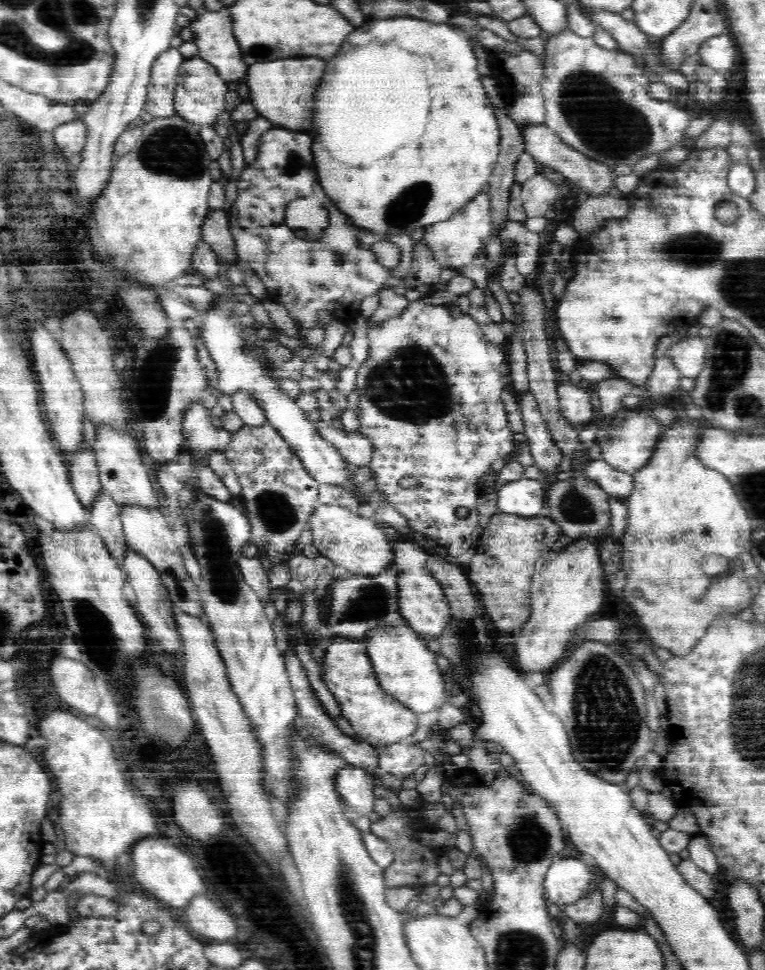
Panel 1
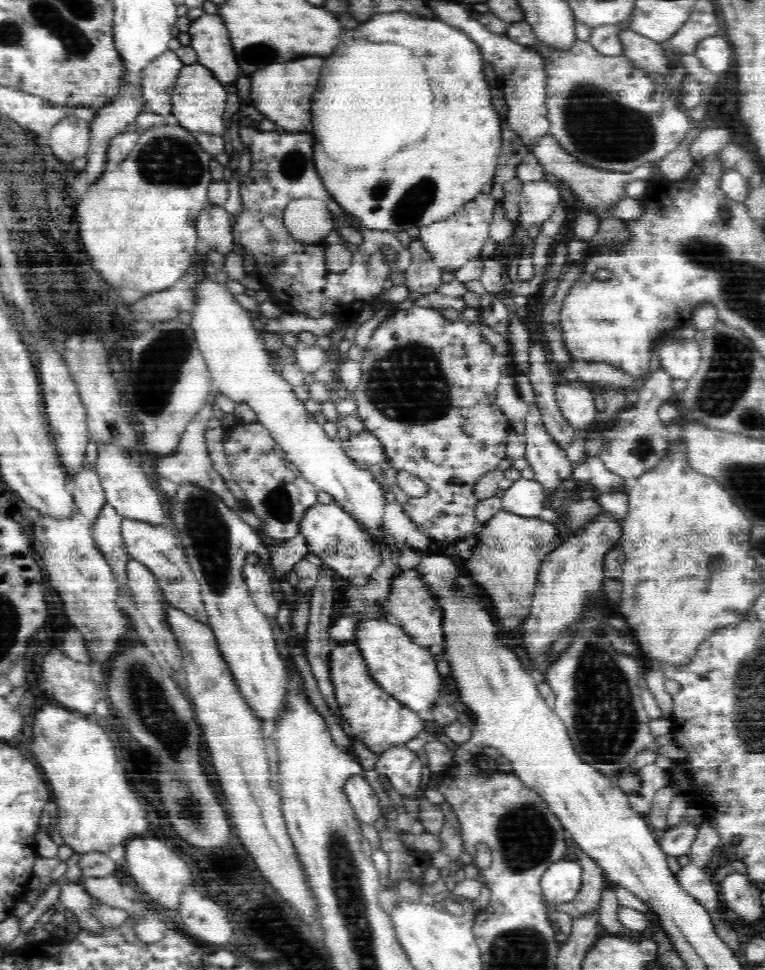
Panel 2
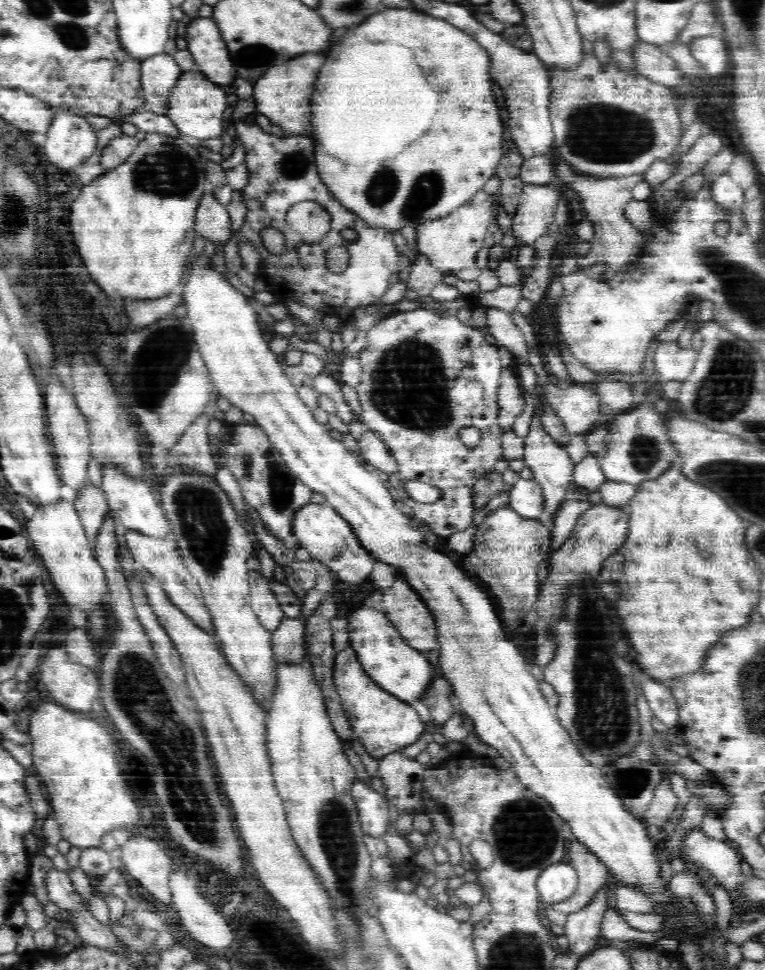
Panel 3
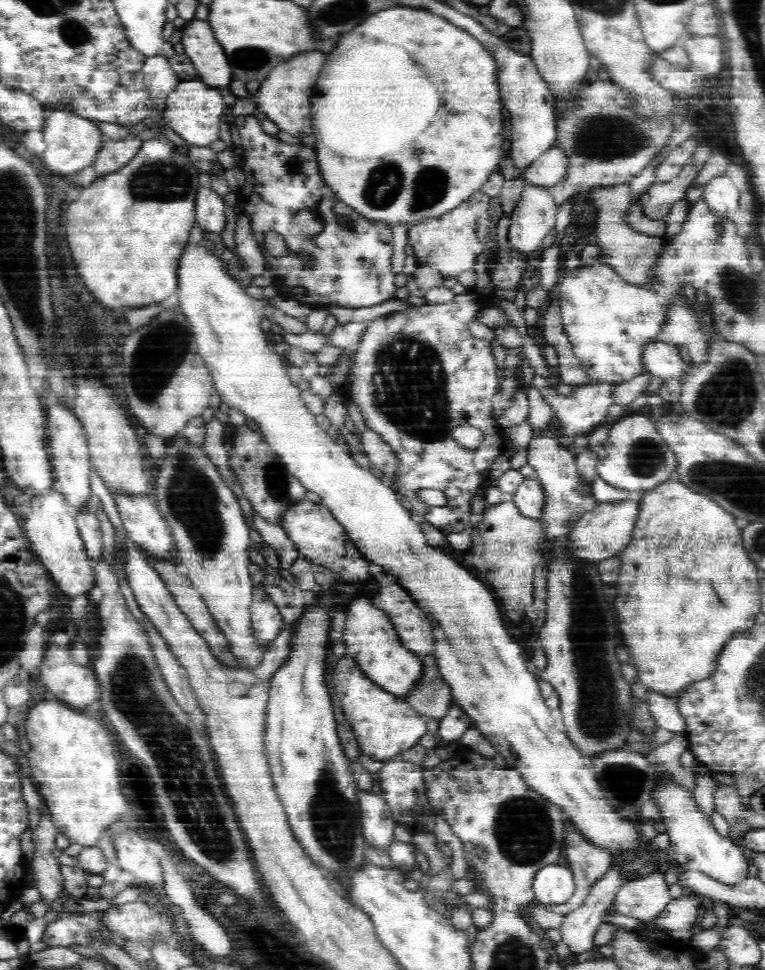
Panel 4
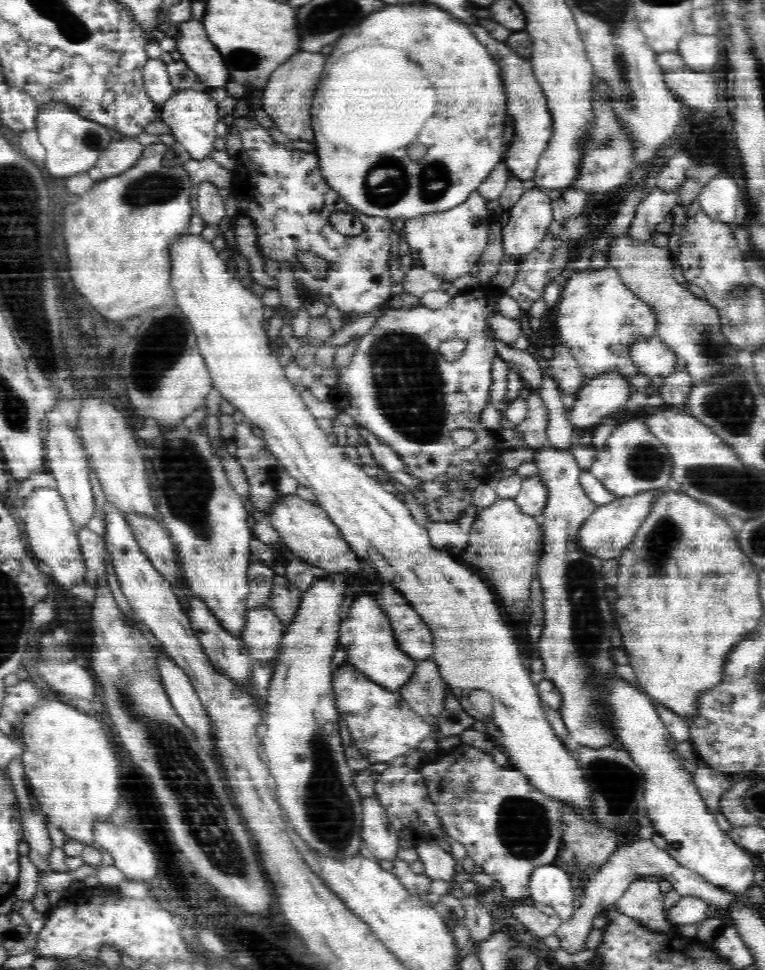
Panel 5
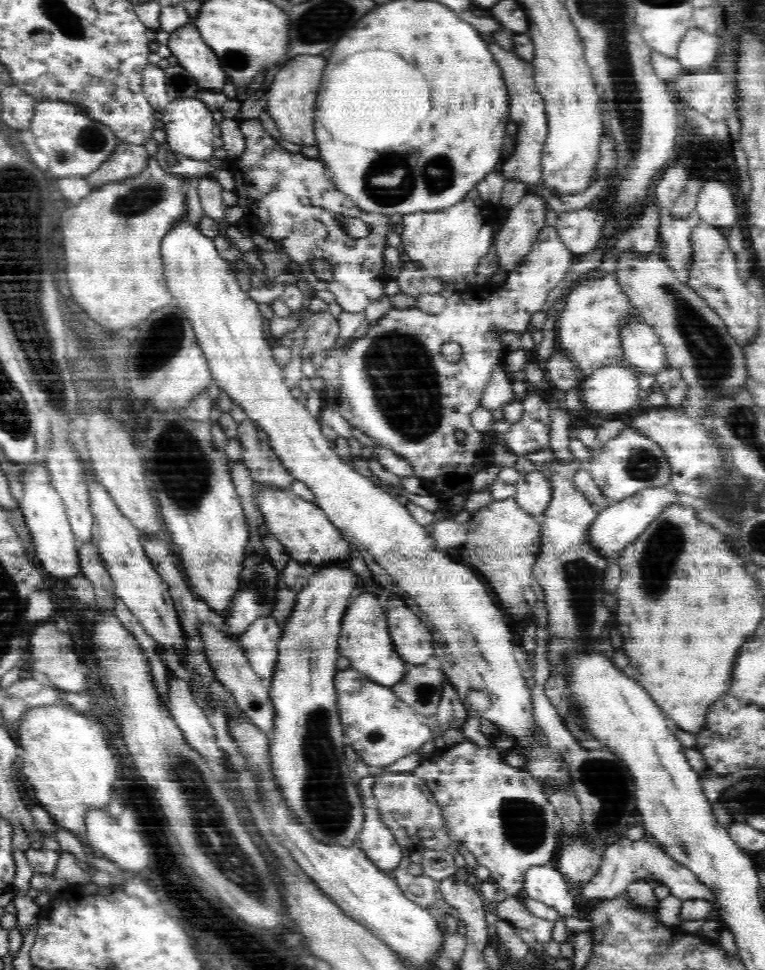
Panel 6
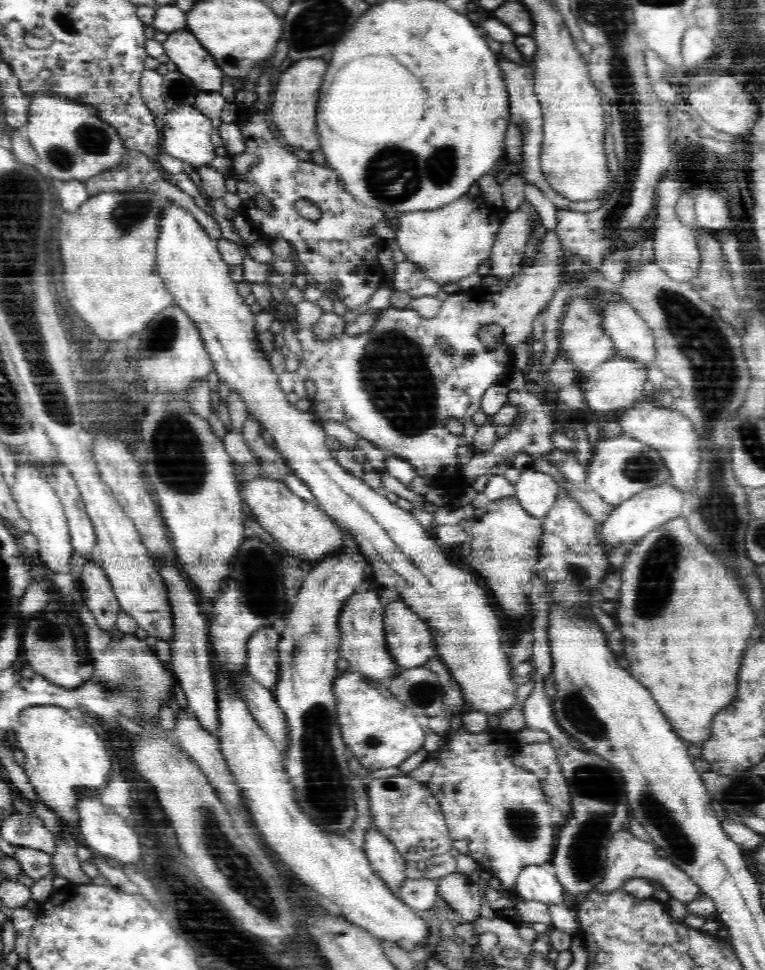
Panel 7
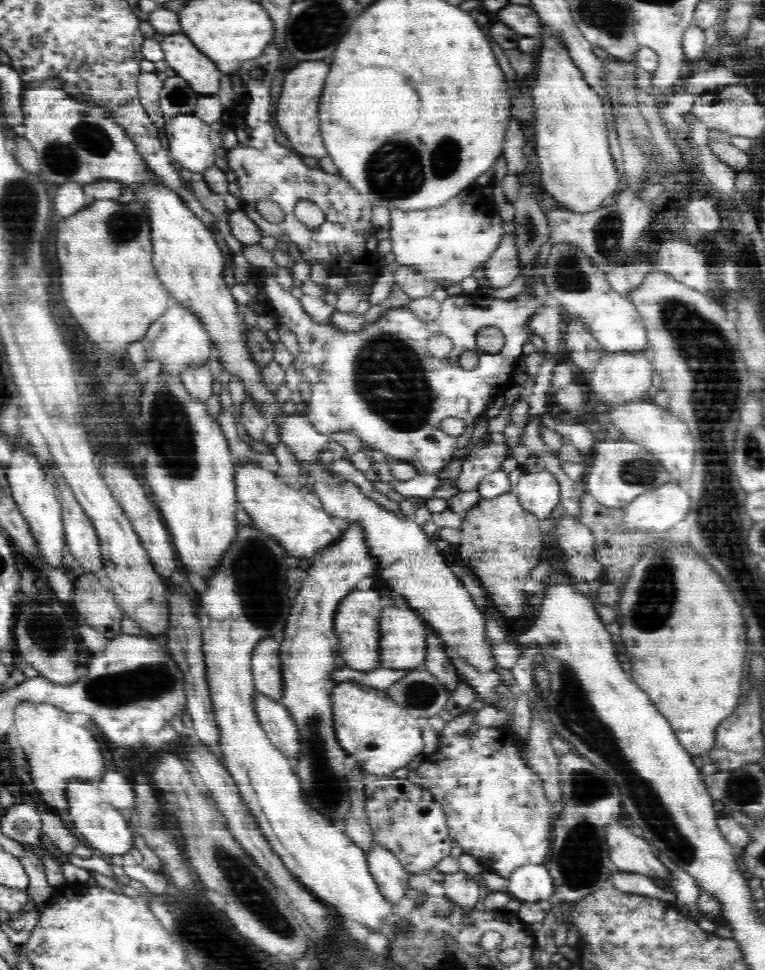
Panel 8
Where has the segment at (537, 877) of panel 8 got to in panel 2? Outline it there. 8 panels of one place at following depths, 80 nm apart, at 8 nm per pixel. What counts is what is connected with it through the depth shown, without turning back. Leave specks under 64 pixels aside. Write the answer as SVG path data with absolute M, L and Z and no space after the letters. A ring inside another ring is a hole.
M558 859L541 878L543 897L549 907L572 902L583 887L583 866L579 859Z

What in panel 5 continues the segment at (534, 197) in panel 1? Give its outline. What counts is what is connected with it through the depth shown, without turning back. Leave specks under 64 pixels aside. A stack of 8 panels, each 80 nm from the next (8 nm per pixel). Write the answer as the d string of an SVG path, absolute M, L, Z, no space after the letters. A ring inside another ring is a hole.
M528 184L527 192L508 210L510 219L501 240L504 255L521 259L539 247L554 220L553 203L546 190Z

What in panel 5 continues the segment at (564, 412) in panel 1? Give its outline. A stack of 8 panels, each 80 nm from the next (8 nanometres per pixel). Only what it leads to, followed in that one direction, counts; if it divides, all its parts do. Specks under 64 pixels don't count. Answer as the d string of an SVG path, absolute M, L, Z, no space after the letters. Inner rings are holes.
M494 338L496 352L501 359L513 366L521 375L521 382L528 386L528 389L538 390L540 388L540 373L542 367L538 355L530 355L527 351L520 351L515 347L510 347L503 341ZM615 372L586 378L575 394L574 406L569 409L570 420L577 432L591 431L605 421L608 414L622 410L630 400L630 384L628 379Z

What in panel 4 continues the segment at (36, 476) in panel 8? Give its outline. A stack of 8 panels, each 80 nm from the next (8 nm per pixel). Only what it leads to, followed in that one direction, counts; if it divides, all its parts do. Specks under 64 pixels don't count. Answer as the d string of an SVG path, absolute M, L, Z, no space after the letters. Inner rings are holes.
M48 491L48 496L34 496L30 518L25 518L24 532L32 552L50 572L50 584L56 584L60 590L66 590L68 596L76 598L84 595L90 600L92 592L98 596L95 588L96 576L88 566L87 548L76 524L77 511L58 492Z

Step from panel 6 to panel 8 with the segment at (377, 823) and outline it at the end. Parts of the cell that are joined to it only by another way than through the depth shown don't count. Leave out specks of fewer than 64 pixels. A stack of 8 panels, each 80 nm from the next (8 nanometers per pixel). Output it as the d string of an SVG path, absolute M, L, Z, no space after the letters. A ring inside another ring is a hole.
M373 844L367 853L368 866L375 877L379 891L391 904L400 904L408 890L408 873L402 868L394 853L383 845Z

